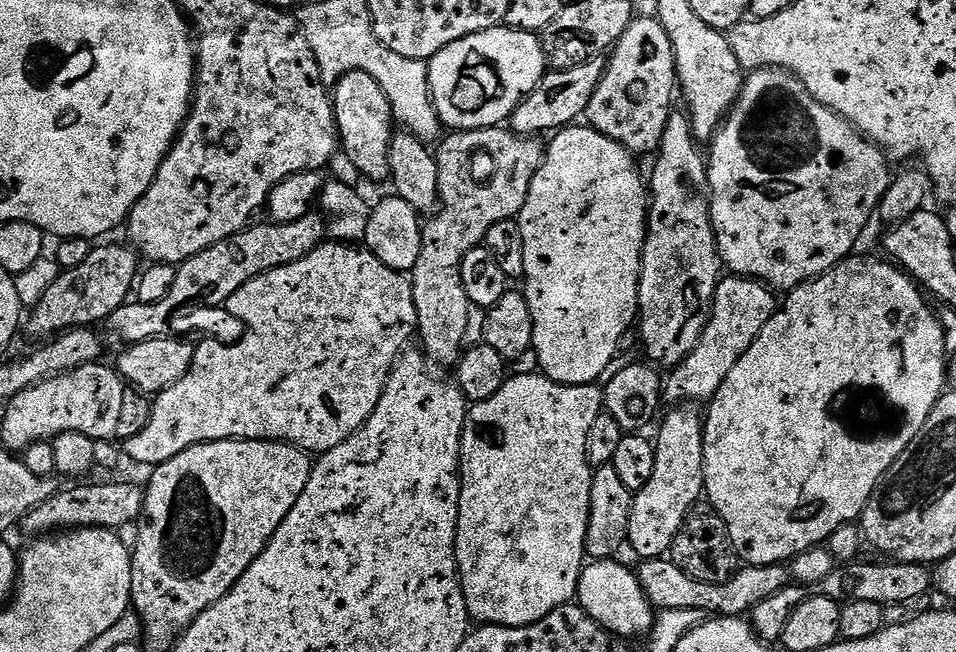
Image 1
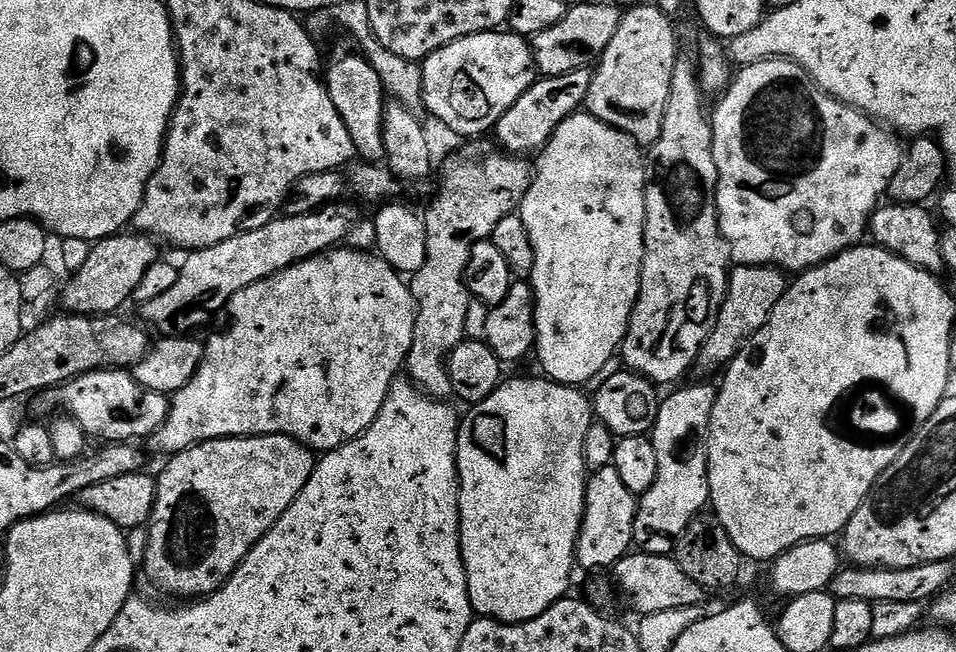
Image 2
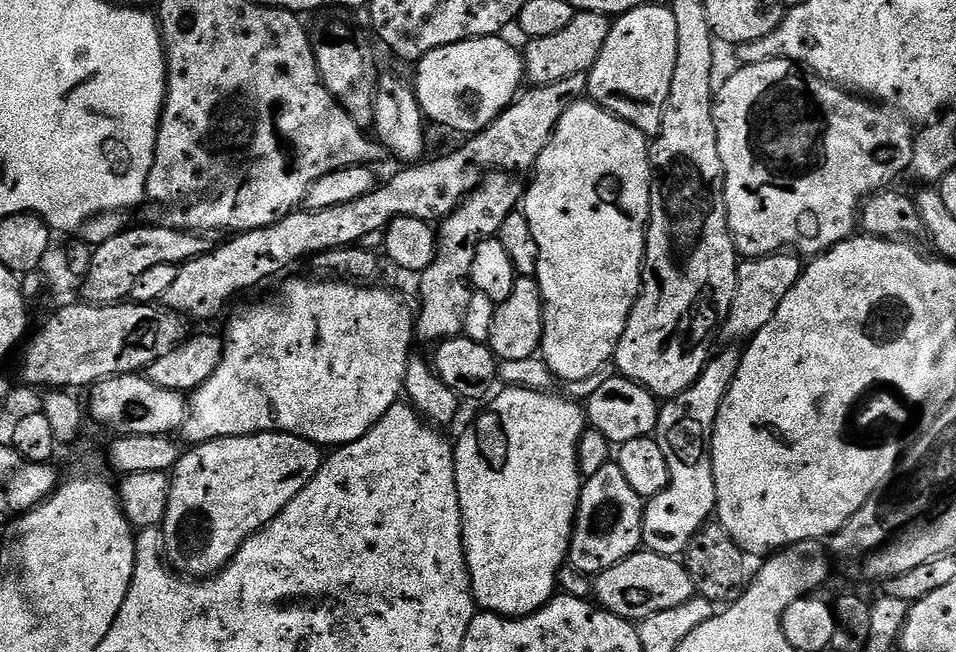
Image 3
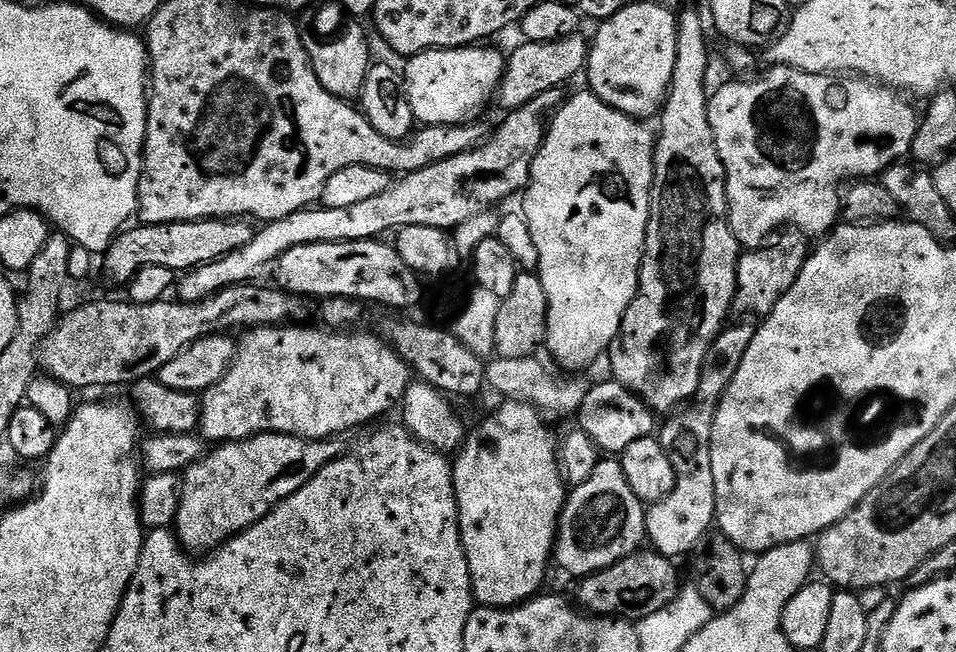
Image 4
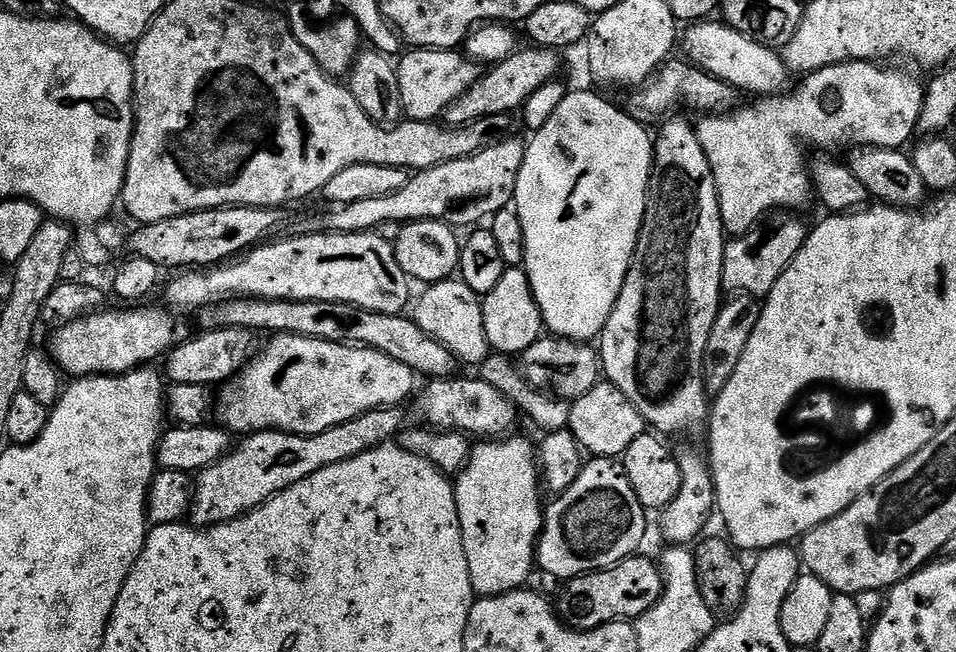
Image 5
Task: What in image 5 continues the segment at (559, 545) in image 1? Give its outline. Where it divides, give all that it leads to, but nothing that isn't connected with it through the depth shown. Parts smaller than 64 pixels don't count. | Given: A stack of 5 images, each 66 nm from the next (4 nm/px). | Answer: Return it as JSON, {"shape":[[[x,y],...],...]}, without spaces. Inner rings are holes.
{"shape":[[[517,434],[509,435],[507,438],[488,438],[483,442],[477,443],[472,449],[472,456],[454,480],[456,490],[456,505],[458,506],[458,518],[460,519],[460,529],[462,530],[462,546],[466,550],[466,562],[470,566],[470,582],[472,583],[473,593],[477,597],[481,596],[501,596],[507,592],[514,592],[525,587],[524,584],[532,576],[532,568],[537,567],[536,550],[540,542],[540,534],[544,530],[544,516],[546,513],[545,501],[540,501],[542,493],[542,473],[538,467],[538,448],[535,443],[531,444],[528,440],[523,440]]]}

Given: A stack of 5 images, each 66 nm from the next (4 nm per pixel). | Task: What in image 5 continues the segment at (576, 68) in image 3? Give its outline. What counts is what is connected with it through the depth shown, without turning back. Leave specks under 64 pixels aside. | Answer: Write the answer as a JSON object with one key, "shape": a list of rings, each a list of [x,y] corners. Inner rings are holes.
{"shape":[[[521,47],[512,56],[489,67],[486,71],[488,73],[485,76],[483,73],[472,87],[466,90],[466,94],[462,94],[462,98],[455,100],[442,114],[443,123],[449,128],[461,128],[482,118],[515,113],[515,108],[516,111],[523,109],[524,104],[536,90],[555,81],[560,76],[561,53],[551,48],[527,47]]]}

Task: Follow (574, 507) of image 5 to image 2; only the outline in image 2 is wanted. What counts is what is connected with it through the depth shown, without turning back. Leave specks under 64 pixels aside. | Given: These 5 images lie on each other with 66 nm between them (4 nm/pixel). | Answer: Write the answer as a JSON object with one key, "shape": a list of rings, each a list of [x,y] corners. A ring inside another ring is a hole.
{"shape":[[[597,468],[588,477],[586,510],[576,543],[576,563],[584,568],[611,569],[634,548],[637,497],[626,490],[616,468]]]}

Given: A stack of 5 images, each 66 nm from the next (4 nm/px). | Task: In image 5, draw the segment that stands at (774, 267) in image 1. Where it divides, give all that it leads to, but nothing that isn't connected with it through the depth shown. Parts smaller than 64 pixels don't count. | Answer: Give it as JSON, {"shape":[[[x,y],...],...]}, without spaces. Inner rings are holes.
{"shape":[[[847,60],[841,64],[831,64],[828,68],[819,68],[816,72],[809,72],[803,77],[804,80],[796,89],[785,91],[778,96],[765,96],[757,99],[756,104],[752,104],[749,108],[745,106],[737,107],[735,110],[729,111],[727,114],[708,114],[703,117],[701,124],[697,125],[697,132],[699,134],[702,146],[708,155],[708,161],[712,166],[712,173],[716,179],[716,188],[720,192],[720,213],[724,219],[725,229],[733,237],[743,236],[744,233],[749,232],[751,228],[757,227],[765,219],[766,214],[775,213],[777,210],[800,210],[808,199],[814,196],[814,184],[810,179],[810,168],[806,163],[806,156],[804,160],[804,148],[800,145],[800,140],[804,144],[813,144],[816,150],[836,150],[832,148],[844,148],[847,144],[854,144],[861,148],[899,148],[905,147],[904,143],[911,138],[912,135],[917,135],[918,125],[920,123],[920,115],[924,109],[924,90],[925,85],[920,84],[920,80],[916,76],[911,76],[908,72],[903,72],[900,68],[888,68],[892,66],[885,66],[880,62],[873,62],[870,60]]]}

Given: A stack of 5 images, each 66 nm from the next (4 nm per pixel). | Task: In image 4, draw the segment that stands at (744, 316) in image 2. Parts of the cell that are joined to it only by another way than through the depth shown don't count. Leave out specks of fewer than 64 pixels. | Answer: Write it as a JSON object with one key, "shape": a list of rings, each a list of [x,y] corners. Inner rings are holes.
{"shape":[[[795,230],[785,231],[780,238],[781,240],[777,244],[769,243],[767,246],[753,248],[745,251],[737,259],[736,299],[734,301],[737,313],[739,311],[753,312],[757,318],[763,318],[774,310],[774,306],[782,298],[782,294],[786,294],[786,290],[790,286],[794,286],[802,266],[808,261],[810,244],[801,233]]]}

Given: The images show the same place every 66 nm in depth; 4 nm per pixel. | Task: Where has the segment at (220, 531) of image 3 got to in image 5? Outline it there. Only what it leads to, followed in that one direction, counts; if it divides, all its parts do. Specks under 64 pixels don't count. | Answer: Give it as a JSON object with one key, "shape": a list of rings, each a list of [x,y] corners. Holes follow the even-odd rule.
{"shape":[[[400,406],[379,408],[313,436],[295,436],[289,432],[253,432],[245,435],[241,439],[244,441],[241,444],[239,441],[228,455],[195,477],[191,523],[202,528],[229,524],[247,512],[260,508],[282,490],[310,478],[310,474],[322,470],[327,464],[346,462],[358,454],[366,454],[395,441],[405,427],[404,410]]]}

